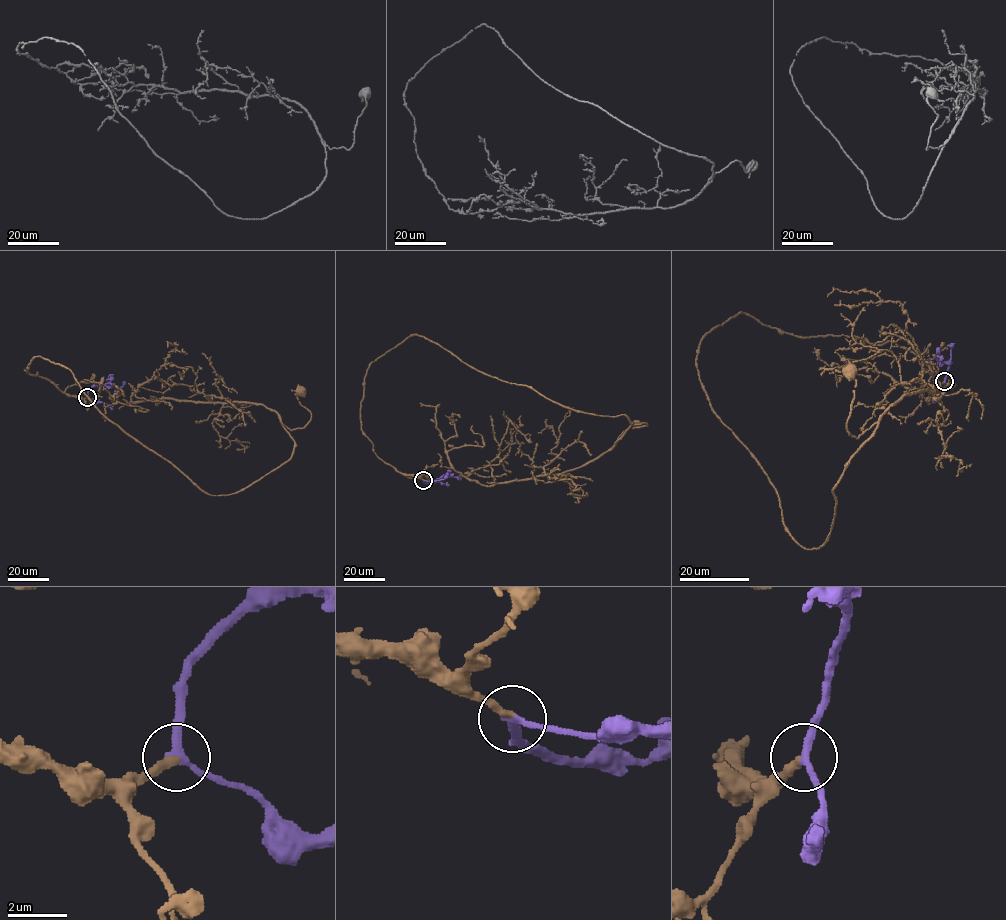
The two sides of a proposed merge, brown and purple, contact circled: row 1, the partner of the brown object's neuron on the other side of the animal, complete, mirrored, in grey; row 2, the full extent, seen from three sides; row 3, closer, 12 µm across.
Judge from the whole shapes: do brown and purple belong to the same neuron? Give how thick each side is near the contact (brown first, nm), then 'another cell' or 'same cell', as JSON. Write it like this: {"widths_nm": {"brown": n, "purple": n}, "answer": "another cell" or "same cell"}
{"widths_nm": {"brown": 280, "purple": 240}, "answer": "same cell"}

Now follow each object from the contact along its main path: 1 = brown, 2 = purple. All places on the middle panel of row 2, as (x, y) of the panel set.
1: (423, 480), (381, 459), (360, 418), (366, 370), (415, 334), (566, 406), (624, 415), (617, 441), (638, 424)
2: (423, 480), (433, 483), (441, 477), (459, 476)

